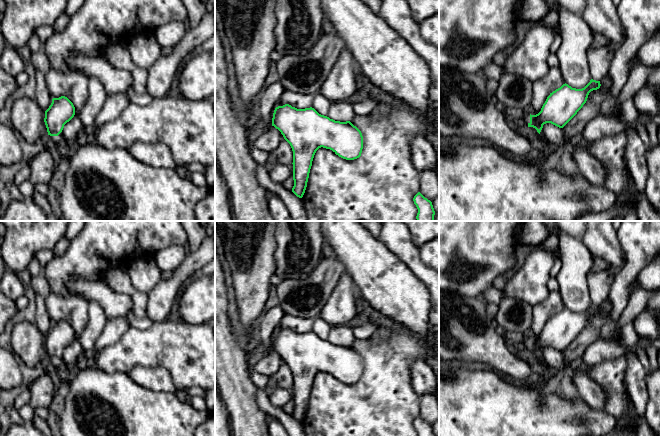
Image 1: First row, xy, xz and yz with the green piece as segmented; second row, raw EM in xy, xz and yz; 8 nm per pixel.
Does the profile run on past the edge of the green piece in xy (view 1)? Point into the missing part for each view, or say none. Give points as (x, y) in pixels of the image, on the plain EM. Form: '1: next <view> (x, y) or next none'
1: next none

